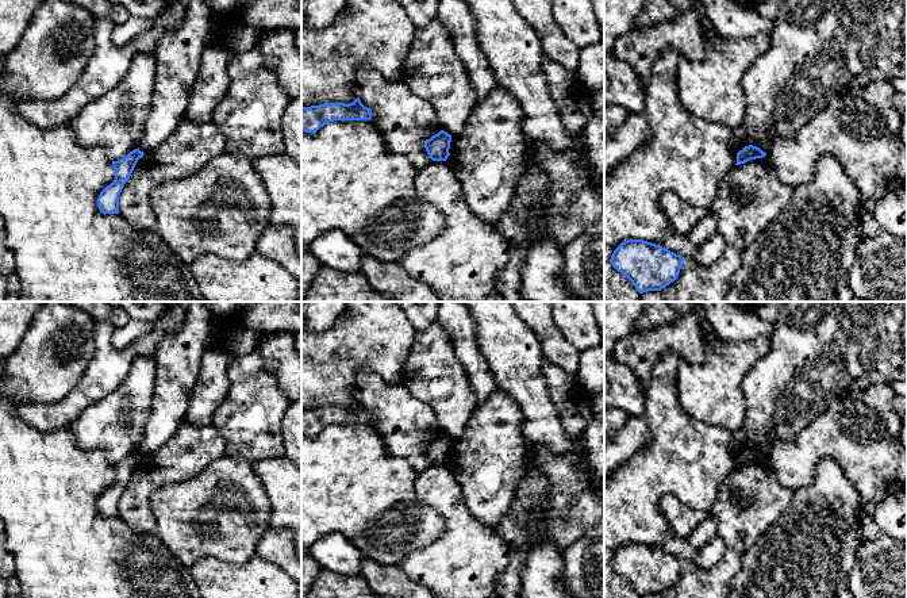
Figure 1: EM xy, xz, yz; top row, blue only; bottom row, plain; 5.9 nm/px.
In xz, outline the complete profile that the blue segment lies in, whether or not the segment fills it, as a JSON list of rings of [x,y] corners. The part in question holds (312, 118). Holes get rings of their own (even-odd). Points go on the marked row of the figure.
[[[360,97],[353,103],[324,103],[301,107],[301,131],[316,133],[324,124],[334,120],[370,120],[372,110],[365,107]]]

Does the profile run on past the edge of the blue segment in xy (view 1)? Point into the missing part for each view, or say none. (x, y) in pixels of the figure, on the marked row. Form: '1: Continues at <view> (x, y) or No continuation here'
1: No continuation here

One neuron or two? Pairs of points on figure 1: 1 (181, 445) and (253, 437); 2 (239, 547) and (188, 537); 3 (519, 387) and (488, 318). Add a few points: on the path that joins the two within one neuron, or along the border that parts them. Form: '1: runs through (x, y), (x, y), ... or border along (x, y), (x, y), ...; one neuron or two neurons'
1: border along (210, 424), (222, 437), (226, 455); two neurons
2: runs through (227, 539), (200, 537); one neuron
3: runs through (518, 370), (514, 353), (502, 336); one neuron

